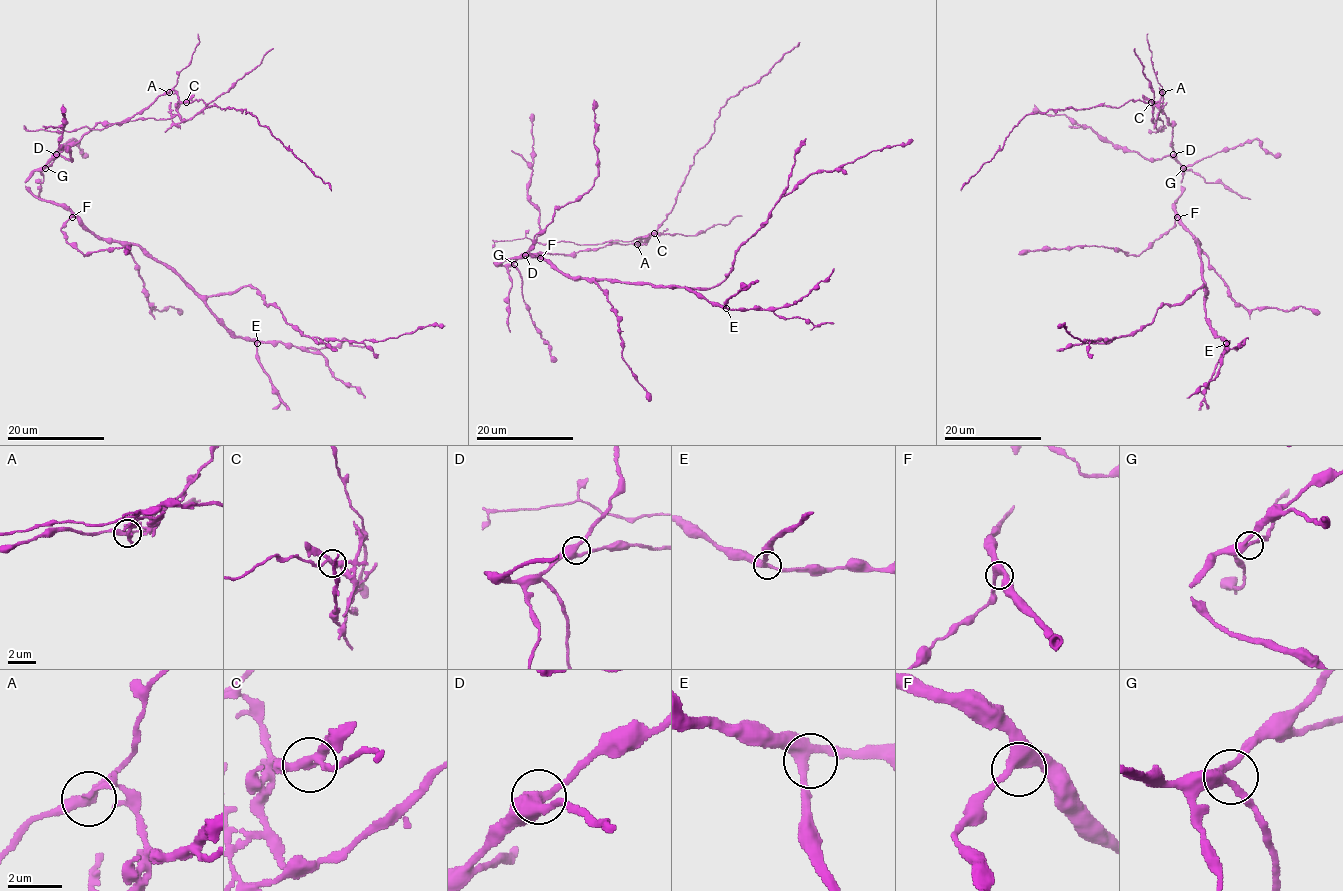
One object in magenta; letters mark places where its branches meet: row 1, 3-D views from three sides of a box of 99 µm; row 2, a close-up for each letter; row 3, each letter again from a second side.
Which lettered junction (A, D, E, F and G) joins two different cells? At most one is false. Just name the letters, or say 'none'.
A

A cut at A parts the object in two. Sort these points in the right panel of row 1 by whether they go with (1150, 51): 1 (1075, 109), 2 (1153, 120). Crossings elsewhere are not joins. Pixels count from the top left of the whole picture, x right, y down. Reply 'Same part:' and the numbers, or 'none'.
Same part: 1, 2

